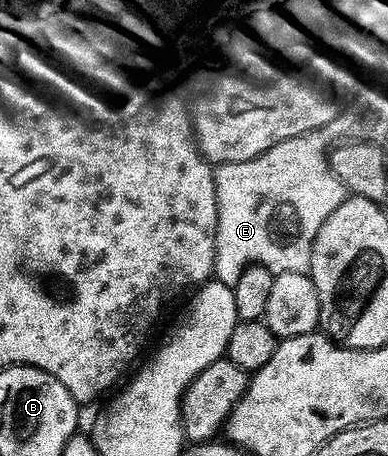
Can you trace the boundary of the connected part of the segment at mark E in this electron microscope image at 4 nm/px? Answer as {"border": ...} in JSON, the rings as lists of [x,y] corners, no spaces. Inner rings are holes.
{"border":[[[323,129],[313,131],[312,133],[304,133],[300,137],[288,137],[288,141],[280,141],[280,145],[272,145],[272,149],[268,149],[260,157],[256,157],[252,161],[244,161],[243,163],[219,163],[214,167],[214,184],[216,185],[216,195],[218,201],[218,229],[217,229],[217,255],[214,262],[213,278],[219,279],[221,283],[233,284],[240,281],[240,273],[244,273],[246,267],[259,266],[267,267],[272,272],[279,271],[304,271],[309,272],[310,258],[312,257],[312,247],[314,238],[318,230],[328,217],[338,208],[341,203],[348,198],[348,192],[336,177],[336,173],[332,173],[330,168],[329,154],[332,150],[332,142],[330,143],[329,130]]]}

